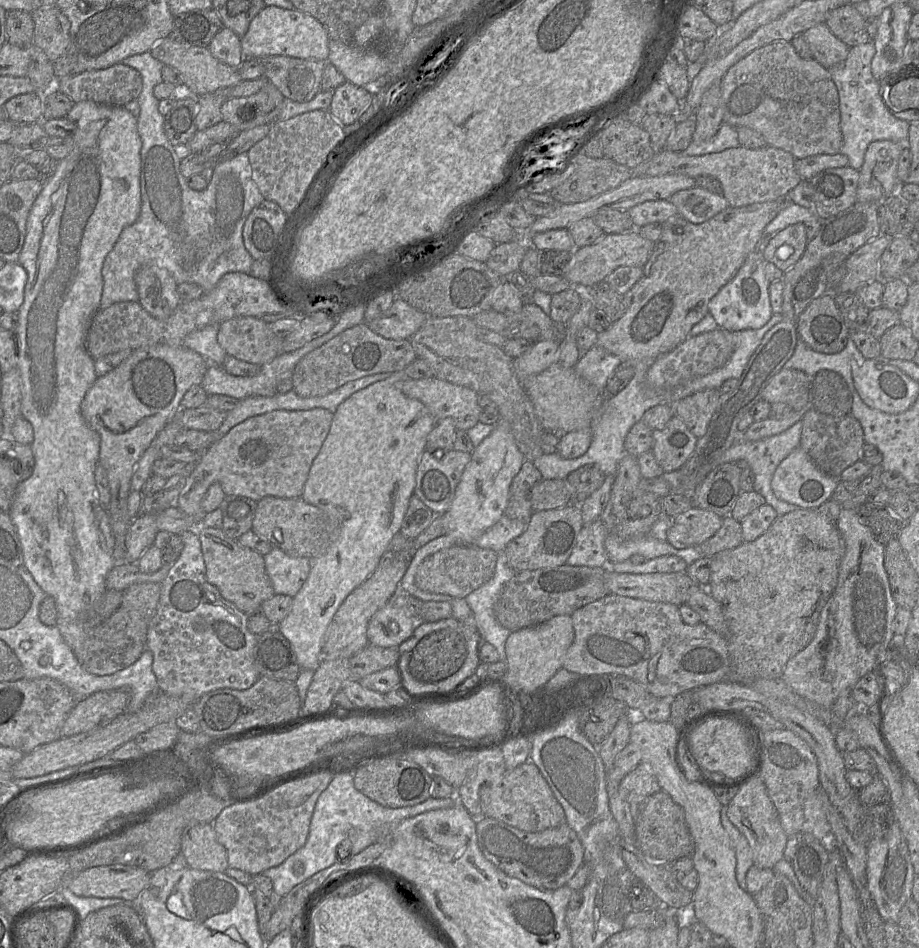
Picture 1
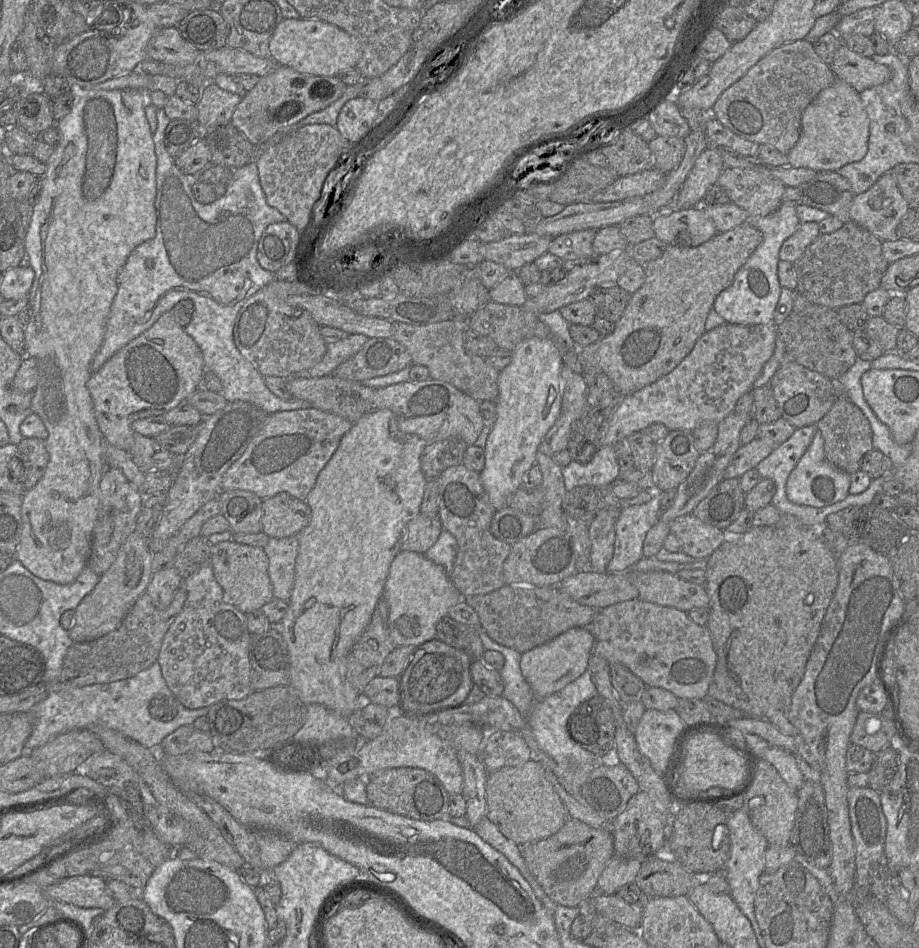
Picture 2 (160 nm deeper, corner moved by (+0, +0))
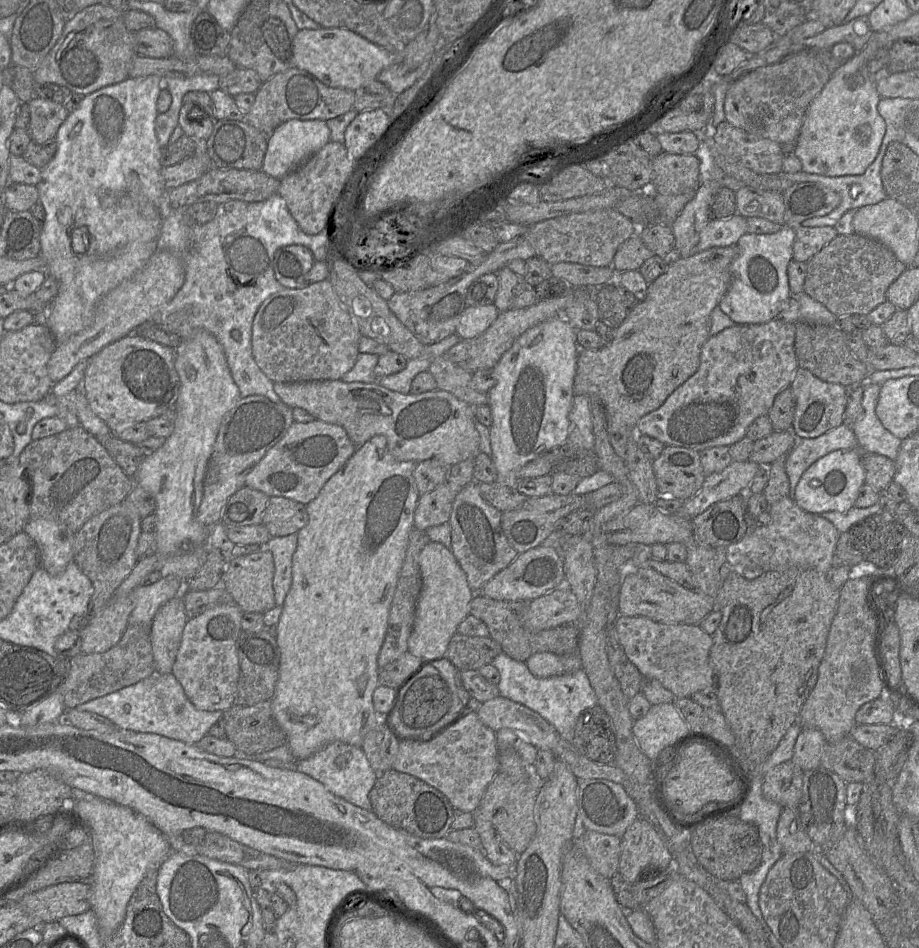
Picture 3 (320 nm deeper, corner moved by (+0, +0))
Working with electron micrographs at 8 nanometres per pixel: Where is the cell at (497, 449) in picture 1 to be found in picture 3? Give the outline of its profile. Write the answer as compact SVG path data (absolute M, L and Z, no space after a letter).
M561 316L548 319L529 328L523 334L521 334L494 366L493 373L495 384L488 392L488 405L491 408L492 414L492 425L490 427L490 441L492 449L491 458L499 476L499 479L495 482L515 482L517 480L517 471L523 465L547 452L563 447L567 444L569 432L569 413L572 409L573 398L575 395L574 380L579 353L576 331L577 329L575 329L565 318Z

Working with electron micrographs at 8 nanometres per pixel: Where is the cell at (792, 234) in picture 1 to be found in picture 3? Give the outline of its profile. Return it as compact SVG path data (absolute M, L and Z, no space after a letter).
M831 226L793 228L795 239L792 259L797 262L807 262L838 235L836 229Z

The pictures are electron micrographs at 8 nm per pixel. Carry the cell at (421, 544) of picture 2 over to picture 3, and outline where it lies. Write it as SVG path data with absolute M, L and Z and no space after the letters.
M445 482L420 495L414 512L413 527L426 531L430 527L448 522L455 495Z

